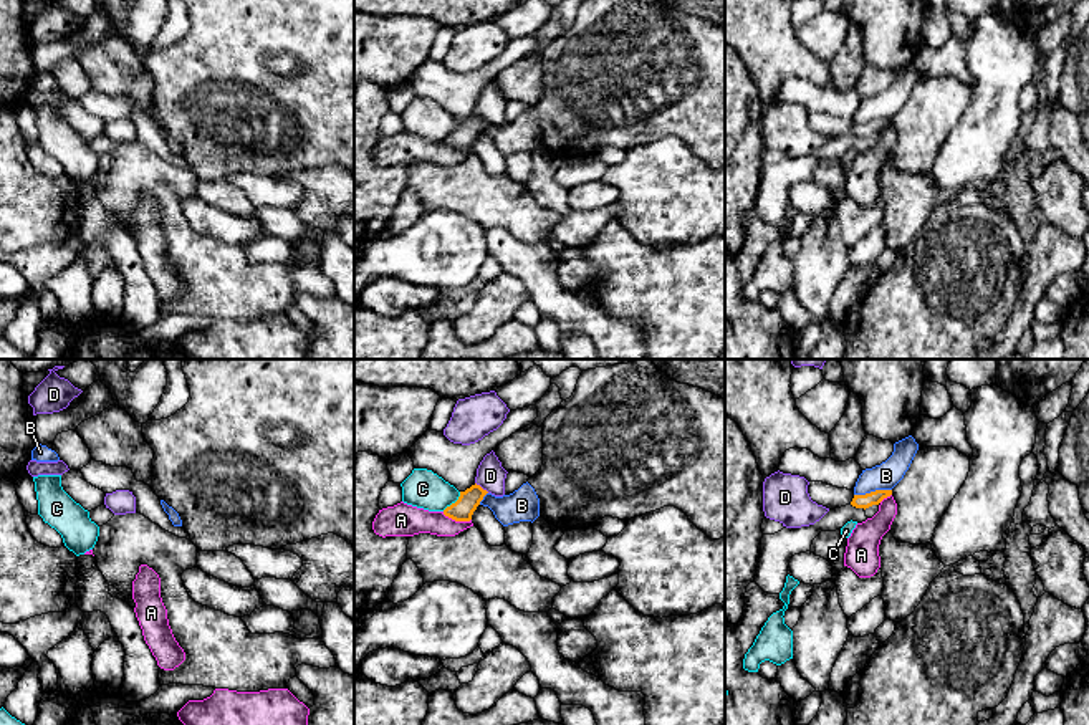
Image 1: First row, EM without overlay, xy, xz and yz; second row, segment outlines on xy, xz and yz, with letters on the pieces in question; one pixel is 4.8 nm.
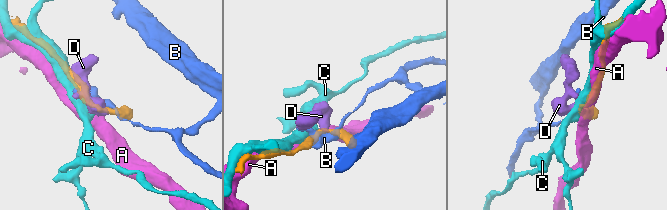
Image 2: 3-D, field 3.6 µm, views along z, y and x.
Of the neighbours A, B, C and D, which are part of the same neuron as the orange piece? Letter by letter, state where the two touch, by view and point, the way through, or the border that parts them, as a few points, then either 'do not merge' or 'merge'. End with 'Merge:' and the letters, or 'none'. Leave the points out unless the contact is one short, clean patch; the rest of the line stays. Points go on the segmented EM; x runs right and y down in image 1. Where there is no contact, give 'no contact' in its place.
A: contact xz (457, 520); do not merge
B: contact yz (873, 492); do not merge
C: contact xz (452, 504); do not merge
D: contact xz (480, 487); border xz (475, 482), (489, 492); do not merge
Merge: none

